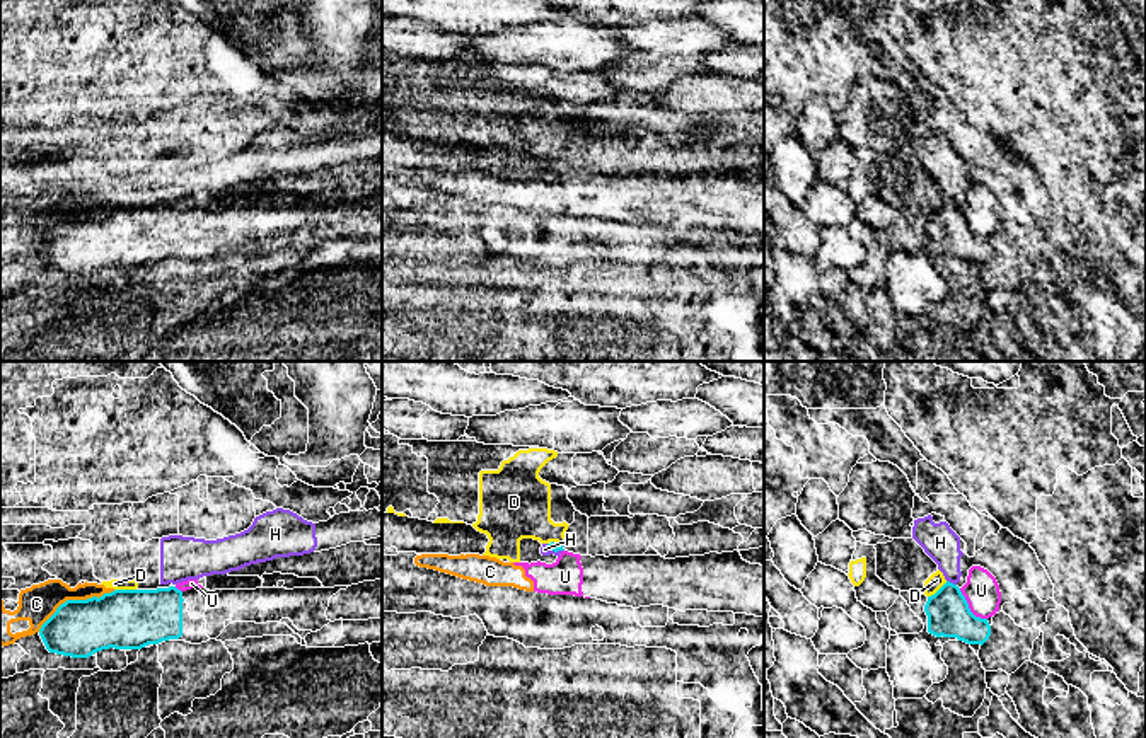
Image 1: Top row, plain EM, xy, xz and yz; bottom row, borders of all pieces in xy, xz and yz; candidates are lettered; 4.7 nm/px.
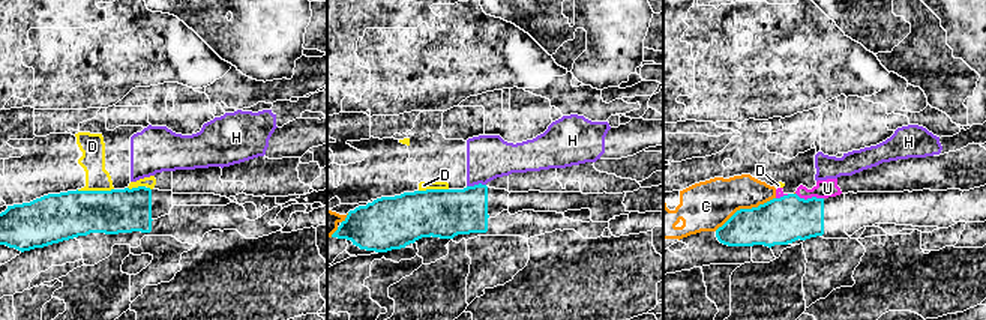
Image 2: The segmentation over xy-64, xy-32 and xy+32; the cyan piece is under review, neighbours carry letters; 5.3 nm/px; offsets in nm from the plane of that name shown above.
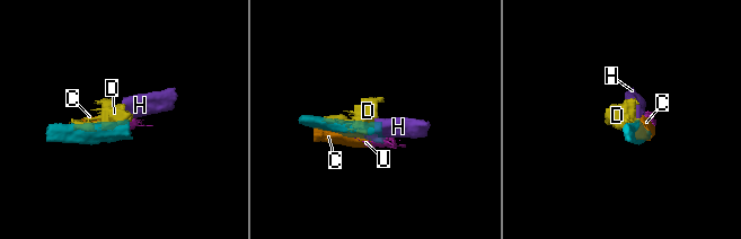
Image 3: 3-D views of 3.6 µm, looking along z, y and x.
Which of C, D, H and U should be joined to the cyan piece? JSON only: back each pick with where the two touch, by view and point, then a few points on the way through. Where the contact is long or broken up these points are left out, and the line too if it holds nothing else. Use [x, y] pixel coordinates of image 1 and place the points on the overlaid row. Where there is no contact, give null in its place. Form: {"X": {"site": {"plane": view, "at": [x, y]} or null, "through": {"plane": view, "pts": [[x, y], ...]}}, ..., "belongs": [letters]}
{"belongs": []}

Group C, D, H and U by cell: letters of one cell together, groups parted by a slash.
C U / D H

